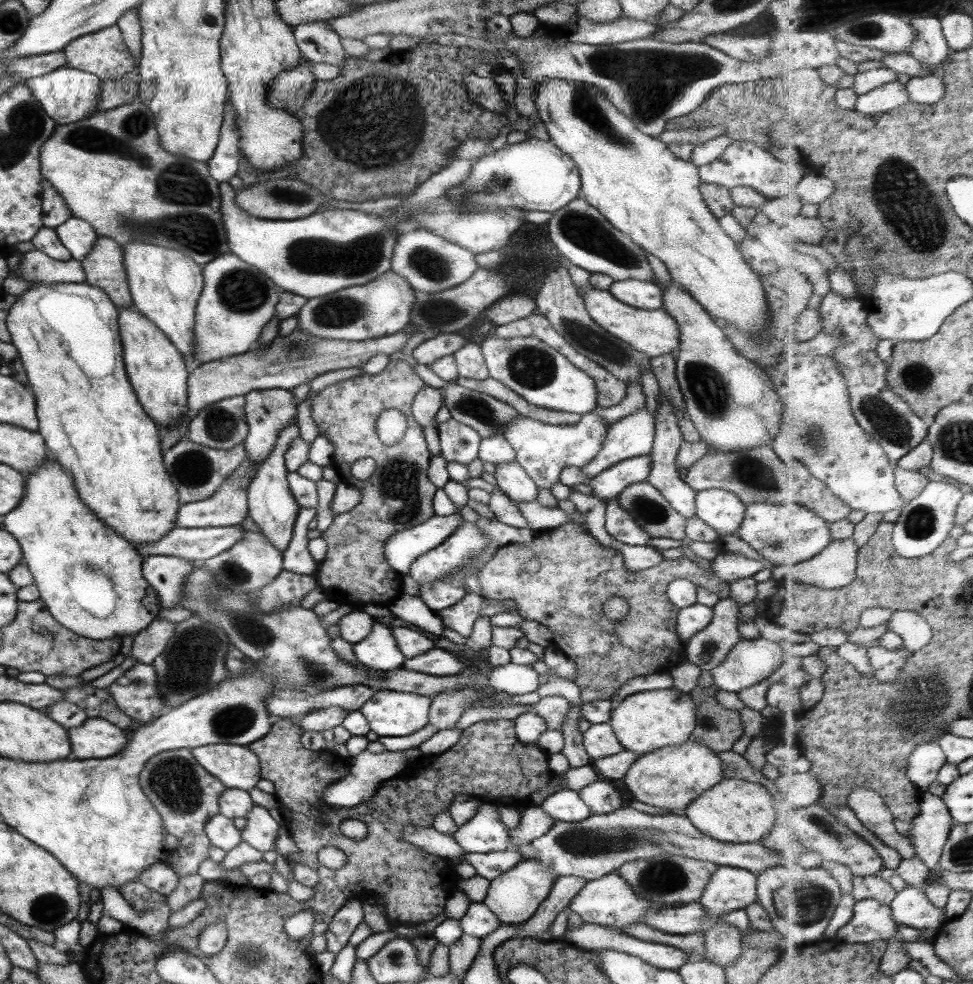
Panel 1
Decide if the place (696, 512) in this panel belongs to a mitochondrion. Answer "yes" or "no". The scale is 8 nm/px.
no

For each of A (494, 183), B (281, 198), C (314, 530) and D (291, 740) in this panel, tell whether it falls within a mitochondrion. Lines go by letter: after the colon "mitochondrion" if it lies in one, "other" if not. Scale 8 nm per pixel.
A: mitochondrion
B: mitochondrion
C: other
D: other

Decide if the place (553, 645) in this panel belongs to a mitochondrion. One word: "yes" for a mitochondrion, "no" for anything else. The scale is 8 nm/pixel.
no

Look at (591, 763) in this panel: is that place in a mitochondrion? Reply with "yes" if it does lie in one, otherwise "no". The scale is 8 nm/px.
no

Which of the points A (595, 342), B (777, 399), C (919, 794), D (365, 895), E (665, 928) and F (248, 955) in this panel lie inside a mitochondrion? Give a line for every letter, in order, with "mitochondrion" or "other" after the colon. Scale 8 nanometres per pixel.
A: mitochondrion
B: other
C: other
D: other
E: other
F: mitochondrion

